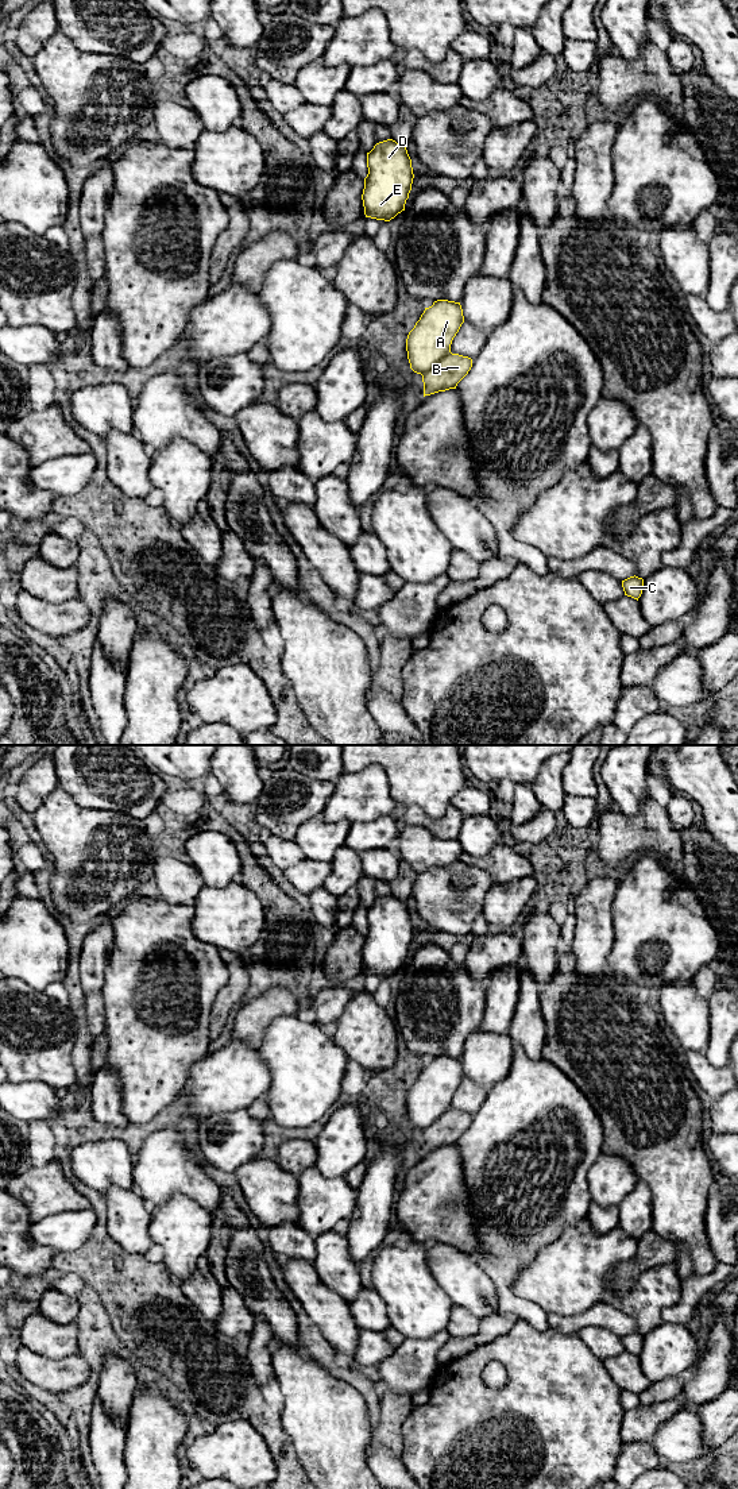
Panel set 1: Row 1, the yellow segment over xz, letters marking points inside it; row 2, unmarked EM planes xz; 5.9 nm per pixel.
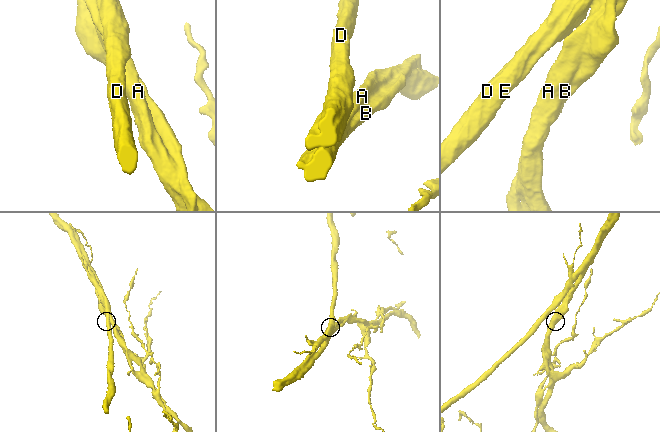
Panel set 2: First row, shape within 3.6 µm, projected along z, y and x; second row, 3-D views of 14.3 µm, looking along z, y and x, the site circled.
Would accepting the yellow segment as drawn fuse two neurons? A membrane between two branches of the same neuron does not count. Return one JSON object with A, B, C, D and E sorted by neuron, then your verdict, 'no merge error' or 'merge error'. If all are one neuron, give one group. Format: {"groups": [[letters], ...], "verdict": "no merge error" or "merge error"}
{"groups": [["A", "D", "E"], ["B", "C"]], "verdict": "merge error"}

